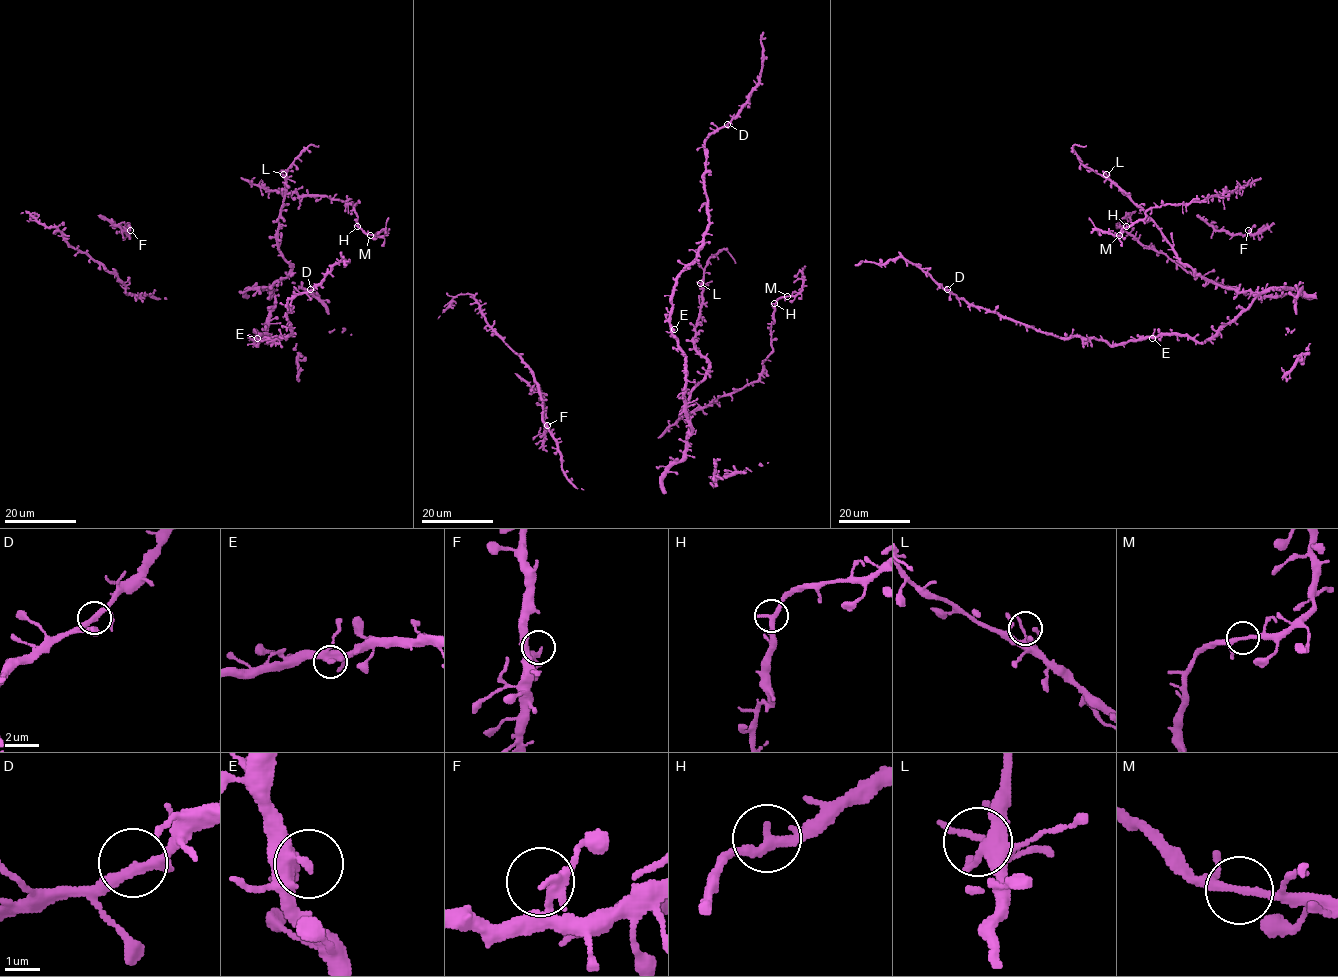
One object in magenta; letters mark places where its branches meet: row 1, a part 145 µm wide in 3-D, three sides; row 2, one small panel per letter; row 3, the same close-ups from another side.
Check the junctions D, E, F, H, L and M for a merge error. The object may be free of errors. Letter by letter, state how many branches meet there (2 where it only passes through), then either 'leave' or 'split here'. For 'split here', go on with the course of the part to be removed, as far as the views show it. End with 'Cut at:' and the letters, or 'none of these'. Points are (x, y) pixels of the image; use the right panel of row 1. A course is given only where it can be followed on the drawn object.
D: branches 3; leave
E: branches 3; leave
F: branches 3; leave
H: branches 3; leave
L: branches 3; leave
M: branches 3; leave
Cut at: none of these

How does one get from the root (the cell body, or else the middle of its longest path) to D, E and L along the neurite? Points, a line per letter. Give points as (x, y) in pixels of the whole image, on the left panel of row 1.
D: (271, 313), (268, 343), (267, 334), (257, 334), (253, 338), (256, 344), (291, 333), (288, 300), (310, 289)
E: (271, 313), (268, 343), (267, 334), (258, 334), (257, 338)
L: (271, 313), (274, 302), (271, 288), (288, 274), (291, 267), (278, 246), (278, 217), (285, 193), (283, 174)

